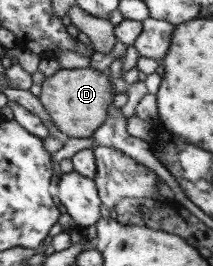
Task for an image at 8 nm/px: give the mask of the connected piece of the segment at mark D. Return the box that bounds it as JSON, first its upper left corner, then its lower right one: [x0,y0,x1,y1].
[40,67,113,138]

